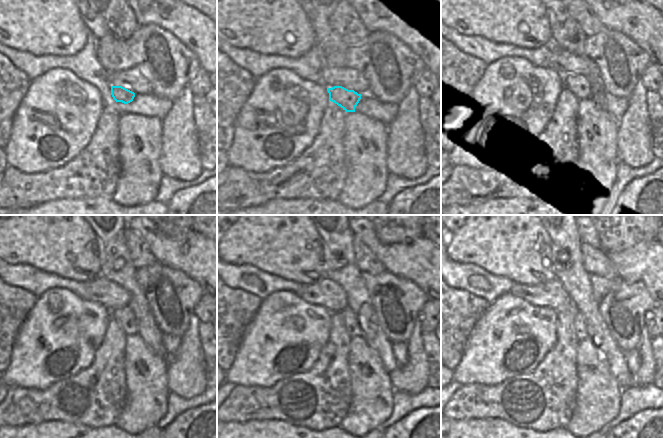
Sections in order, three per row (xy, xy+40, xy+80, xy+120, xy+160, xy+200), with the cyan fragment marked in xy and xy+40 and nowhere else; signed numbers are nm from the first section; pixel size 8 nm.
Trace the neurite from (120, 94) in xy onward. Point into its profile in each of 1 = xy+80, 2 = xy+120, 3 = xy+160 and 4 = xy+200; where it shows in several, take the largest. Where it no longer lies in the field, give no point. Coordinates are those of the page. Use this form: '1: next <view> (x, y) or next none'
1: next xy+80 (575, 88)
2: next xy+120 (125, 317)
3: next xy+160 (350, 320)
4: next xy+200 (579, 328)

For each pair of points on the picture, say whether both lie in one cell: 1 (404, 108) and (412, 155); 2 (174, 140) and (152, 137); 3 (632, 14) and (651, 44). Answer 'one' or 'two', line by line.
1: one
2: two
3: one

